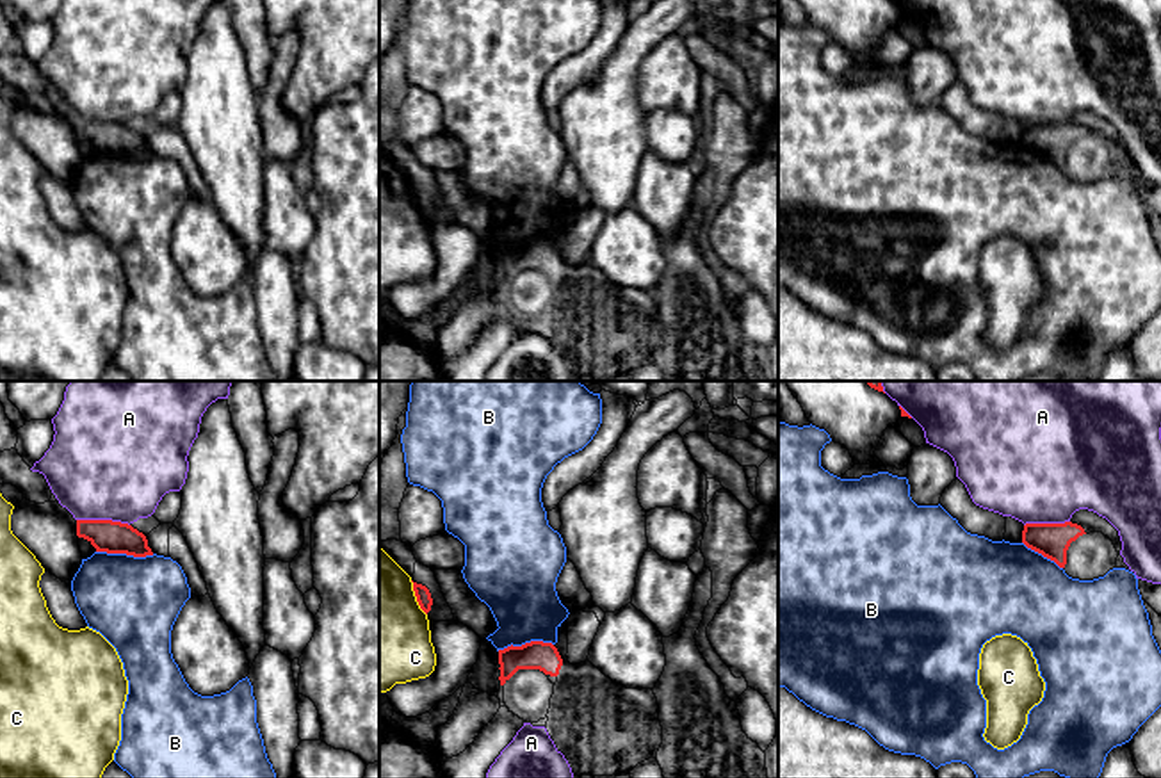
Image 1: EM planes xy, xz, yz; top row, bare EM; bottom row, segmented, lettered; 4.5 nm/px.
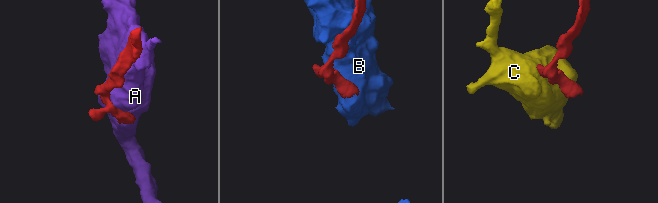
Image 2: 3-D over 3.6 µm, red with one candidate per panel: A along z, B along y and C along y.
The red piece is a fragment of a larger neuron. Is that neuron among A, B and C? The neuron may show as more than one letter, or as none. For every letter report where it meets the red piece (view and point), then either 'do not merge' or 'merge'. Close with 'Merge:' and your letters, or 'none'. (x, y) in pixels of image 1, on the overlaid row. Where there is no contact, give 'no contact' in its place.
A: xy (104, 520) | do not merge
B: xy (125, 552) | do not merge
C: xz (417, 599) | do not merge
Merge: none

